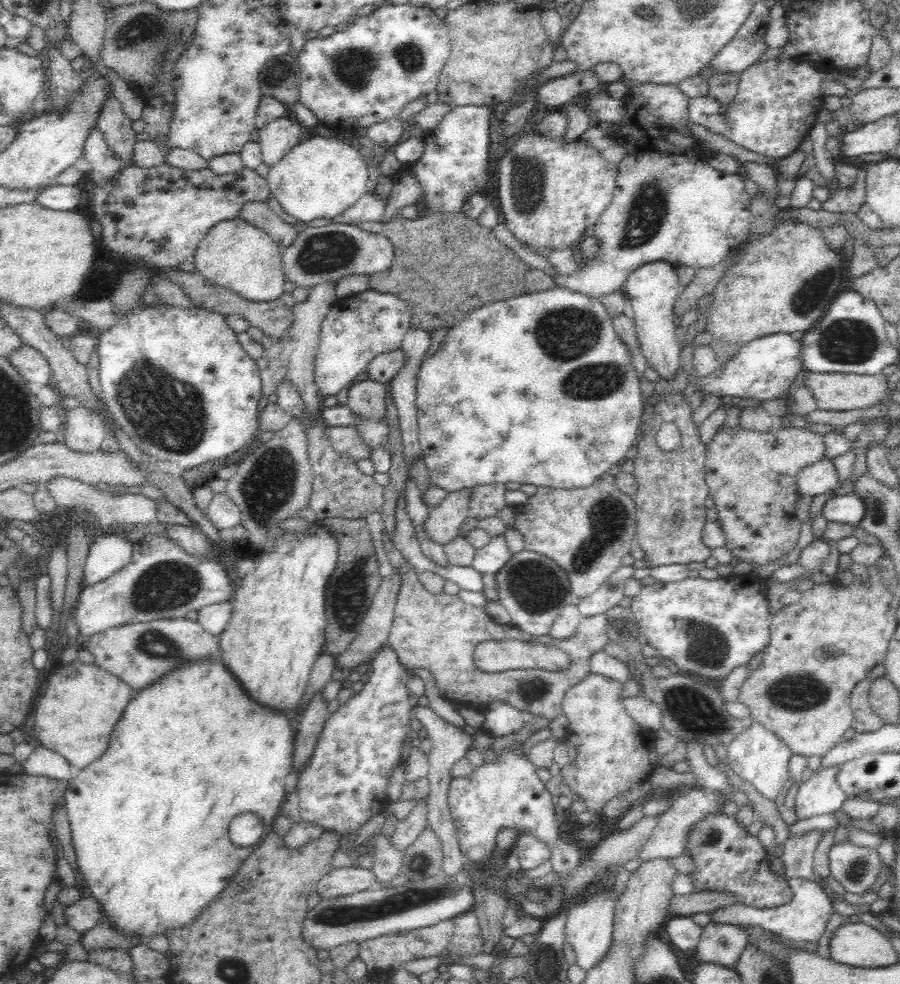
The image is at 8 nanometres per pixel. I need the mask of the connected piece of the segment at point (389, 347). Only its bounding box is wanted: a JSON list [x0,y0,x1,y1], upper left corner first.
[314,290,410,399]

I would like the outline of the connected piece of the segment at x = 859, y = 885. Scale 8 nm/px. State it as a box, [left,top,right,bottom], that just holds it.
[828,841,882,894]

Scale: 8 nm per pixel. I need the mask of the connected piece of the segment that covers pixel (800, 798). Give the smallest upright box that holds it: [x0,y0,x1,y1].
[795,766,847,820]

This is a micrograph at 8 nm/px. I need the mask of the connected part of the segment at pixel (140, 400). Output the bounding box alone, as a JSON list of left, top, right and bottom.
[97,306,261,471]

